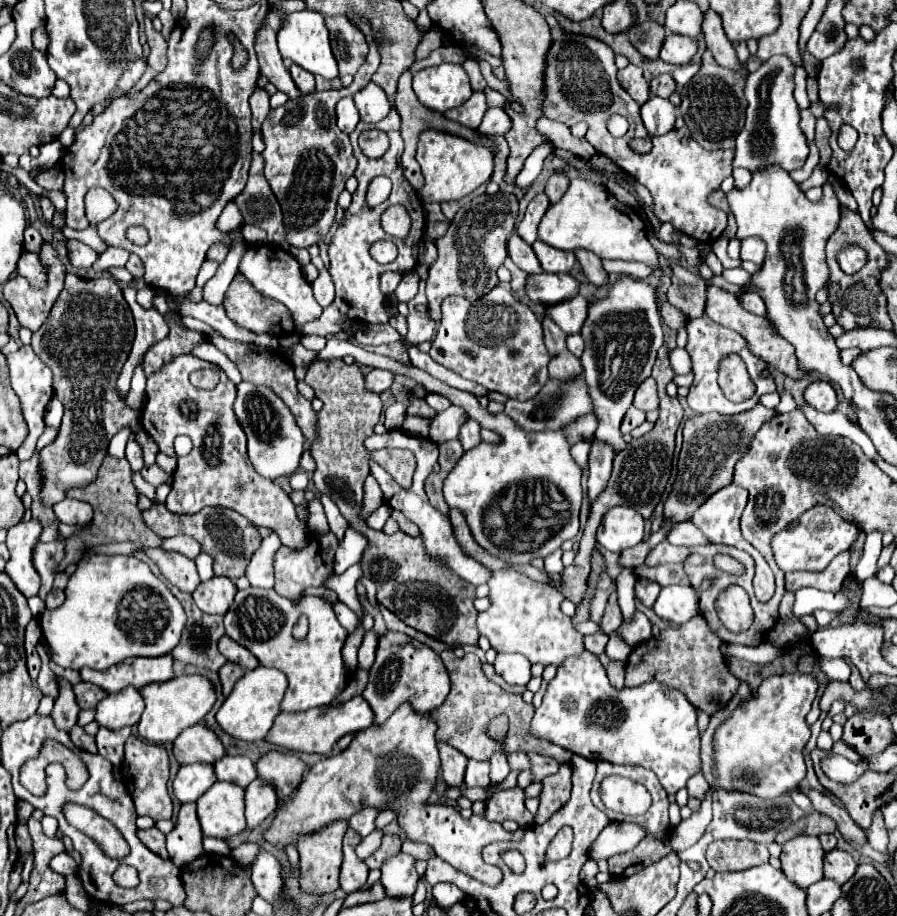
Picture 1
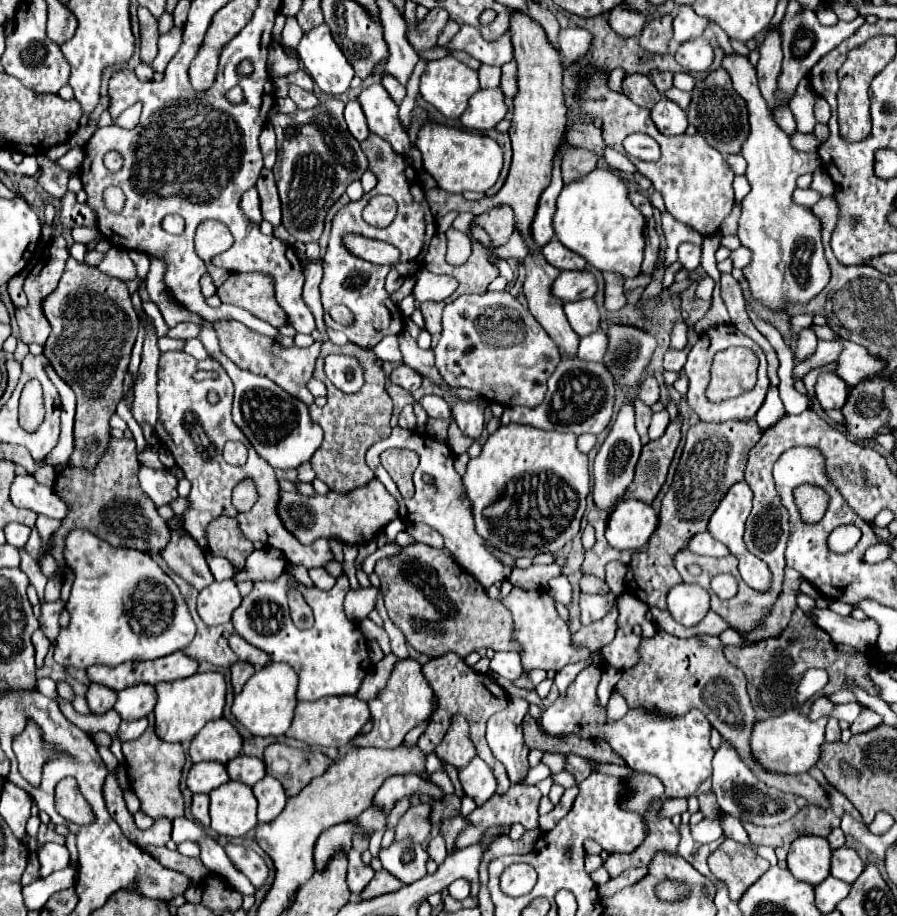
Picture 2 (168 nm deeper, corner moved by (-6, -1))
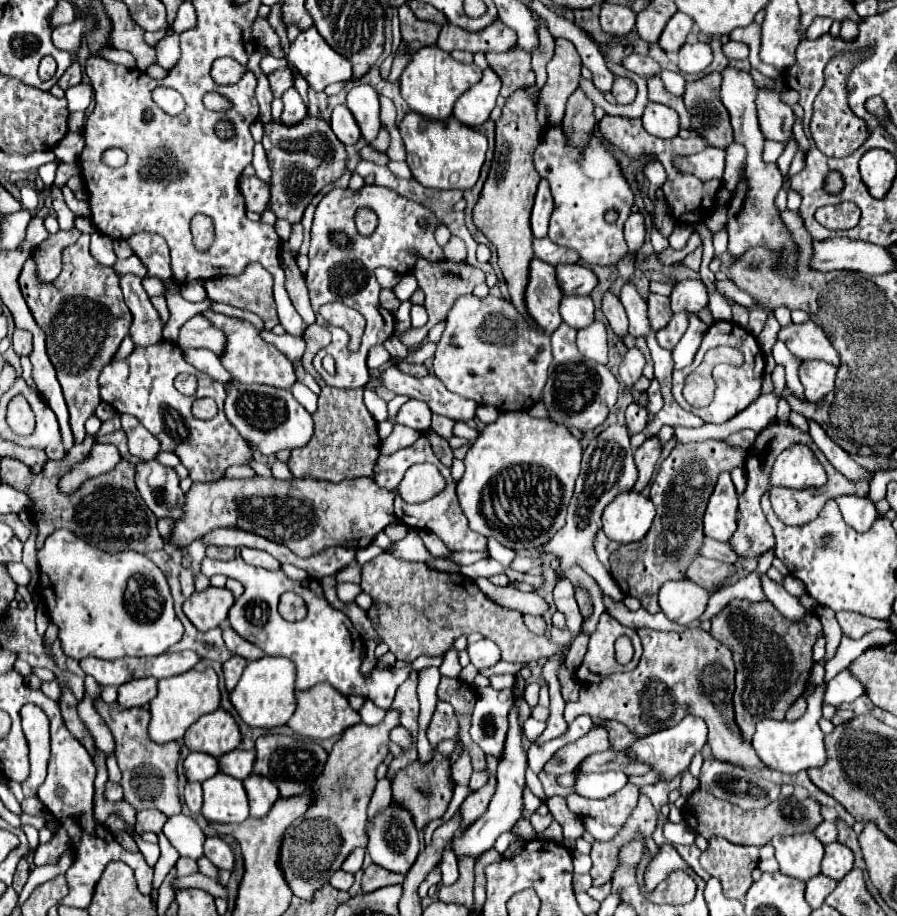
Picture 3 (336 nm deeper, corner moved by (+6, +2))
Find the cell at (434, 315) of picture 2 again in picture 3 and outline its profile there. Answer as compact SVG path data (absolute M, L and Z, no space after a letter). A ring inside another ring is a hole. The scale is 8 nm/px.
M418 259L418 261L416 261L416 267L412 269L412 275L418 279L420 289L422 289L424 295L426 295L424 307L426 307L426 313L428 313L428 323L426 323L424 327L420 327L420 329L412 329L412 327L410 327L404 335L400 335L400 341L402 341L406 347L410 347L410 349L418 347L418 345L426 339L428 331L430 331L436 323L444 321L448 307L452 307L452 303L454 303L454 297L458 297L458 295L468 295L468 293L472 293L472 289L474 289L476 285L484 283L484 273L482 273L478 267L470 265L468 261L454 263L454 261L446 261L446 259L442 259L442 261Z

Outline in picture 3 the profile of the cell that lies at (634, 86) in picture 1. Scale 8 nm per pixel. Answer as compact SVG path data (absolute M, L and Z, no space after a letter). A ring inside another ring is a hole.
M616 77L612 85L612 95L620 105L628 105L636 99L636 83L628 77Z

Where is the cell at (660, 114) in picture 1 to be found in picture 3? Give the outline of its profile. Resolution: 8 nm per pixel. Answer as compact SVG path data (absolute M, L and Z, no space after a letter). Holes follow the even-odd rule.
M650 101L646 105L644 115L642 115L642 123L644 123L644 129L650 135L656 135L656 137L662 137L662 139L676 137L678 129L680 129L678 113L674 113L670 107L654 103L654 101Z

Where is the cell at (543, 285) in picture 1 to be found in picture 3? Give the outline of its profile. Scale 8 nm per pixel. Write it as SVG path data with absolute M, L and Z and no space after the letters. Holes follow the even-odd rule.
M558 265L556 281L564 295L588 295L596 287L596 275L582 265Z

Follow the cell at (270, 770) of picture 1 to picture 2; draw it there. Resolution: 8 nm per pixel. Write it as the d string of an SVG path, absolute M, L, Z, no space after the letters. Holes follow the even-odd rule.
M274 742L264 750L266 774L278 778L286 796L296 796L312 778L322 776L332 760L318 750L298 750Z

